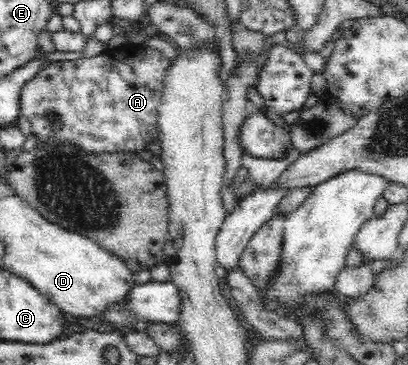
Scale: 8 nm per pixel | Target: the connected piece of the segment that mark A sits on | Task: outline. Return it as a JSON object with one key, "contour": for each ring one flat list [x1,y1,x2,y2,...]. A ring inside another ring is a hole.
{"contour":[[127,42,101,55,75,60,60,60,48,64,38,76,20,90,21,115,30,122,39,144,73,145,90,155,129,153,140,157,150,142,159,140,158,108,165,93,166,72,171,60,156,49]]}

